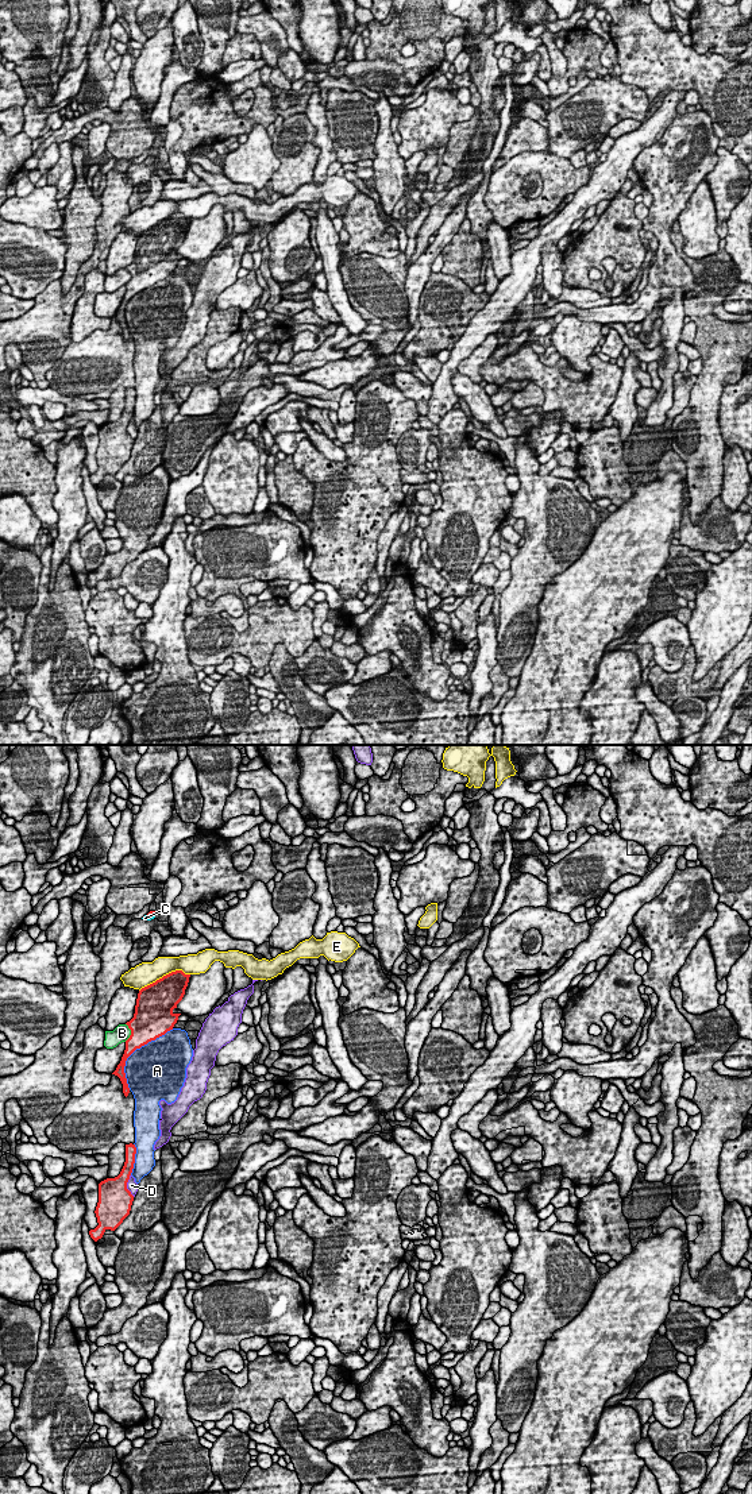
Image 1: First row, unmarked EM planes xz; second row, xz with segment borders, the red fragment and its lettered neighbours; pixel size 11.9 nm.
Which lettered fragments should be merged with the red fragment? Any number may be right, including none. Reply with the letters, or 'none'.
C

